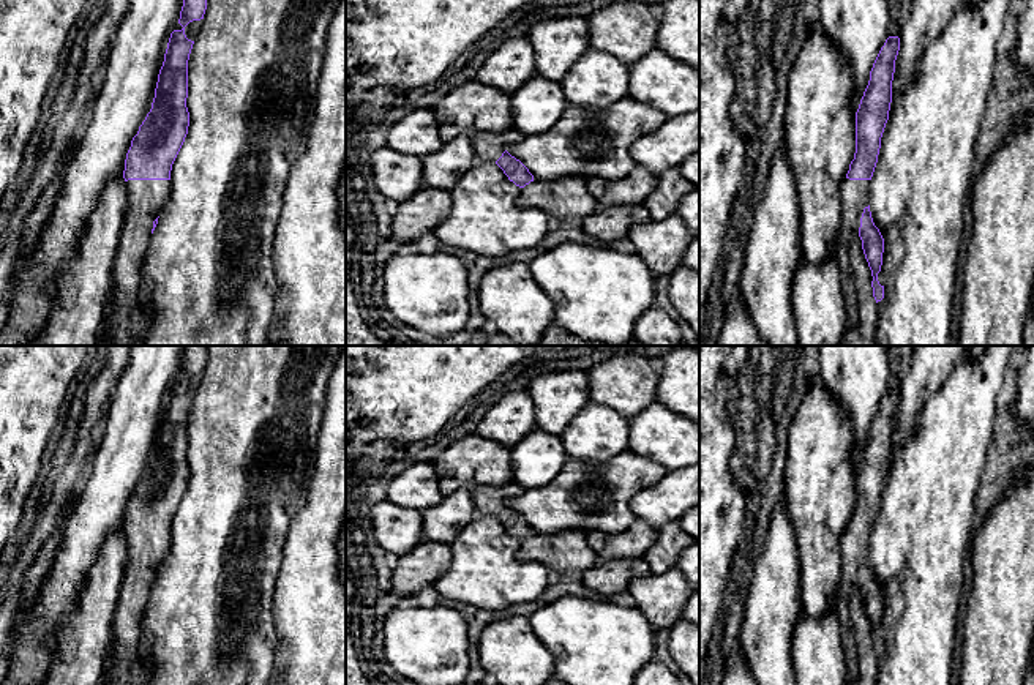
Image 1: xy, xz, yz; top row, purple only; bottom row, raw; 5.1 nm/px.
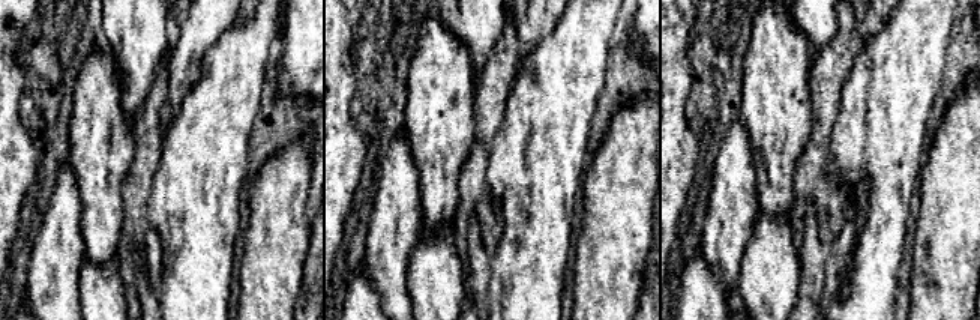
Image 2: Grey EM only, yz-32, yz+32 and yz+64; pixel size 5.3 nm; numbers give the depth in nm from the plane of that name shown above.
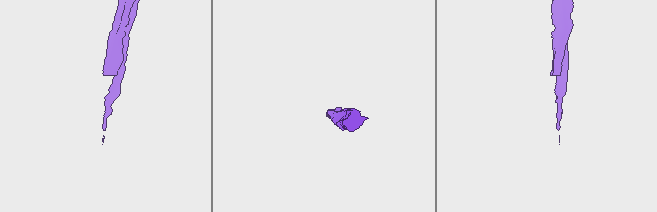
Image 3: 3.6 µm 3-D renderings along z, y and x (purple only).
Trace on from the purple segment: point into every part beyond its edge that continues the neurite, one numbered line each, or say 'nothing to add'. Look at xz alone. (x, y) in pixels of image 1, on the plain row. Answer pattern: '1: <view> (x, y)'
1: xz (488, 499)

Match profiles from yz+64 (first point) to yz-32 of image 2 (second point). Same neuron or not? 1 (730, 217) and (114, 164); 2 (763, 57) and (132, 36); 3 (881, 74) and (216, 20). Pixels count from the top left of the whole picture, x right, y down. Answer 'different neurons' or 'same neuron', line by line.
1: different neurons
2: different neurons
3: different neurons

